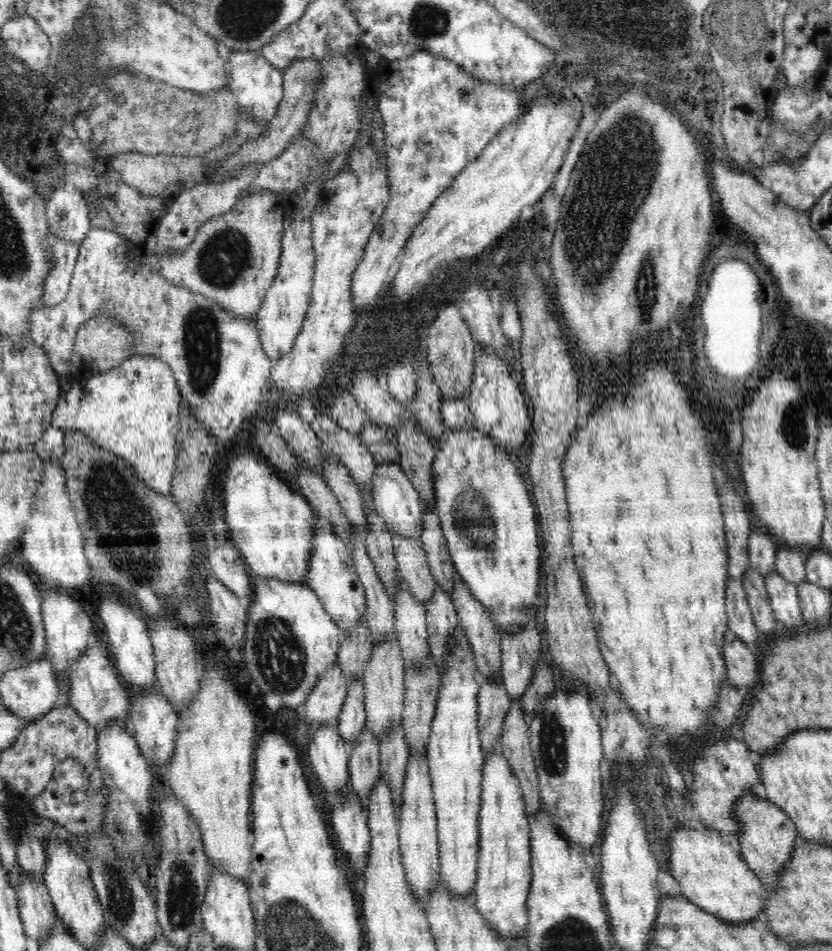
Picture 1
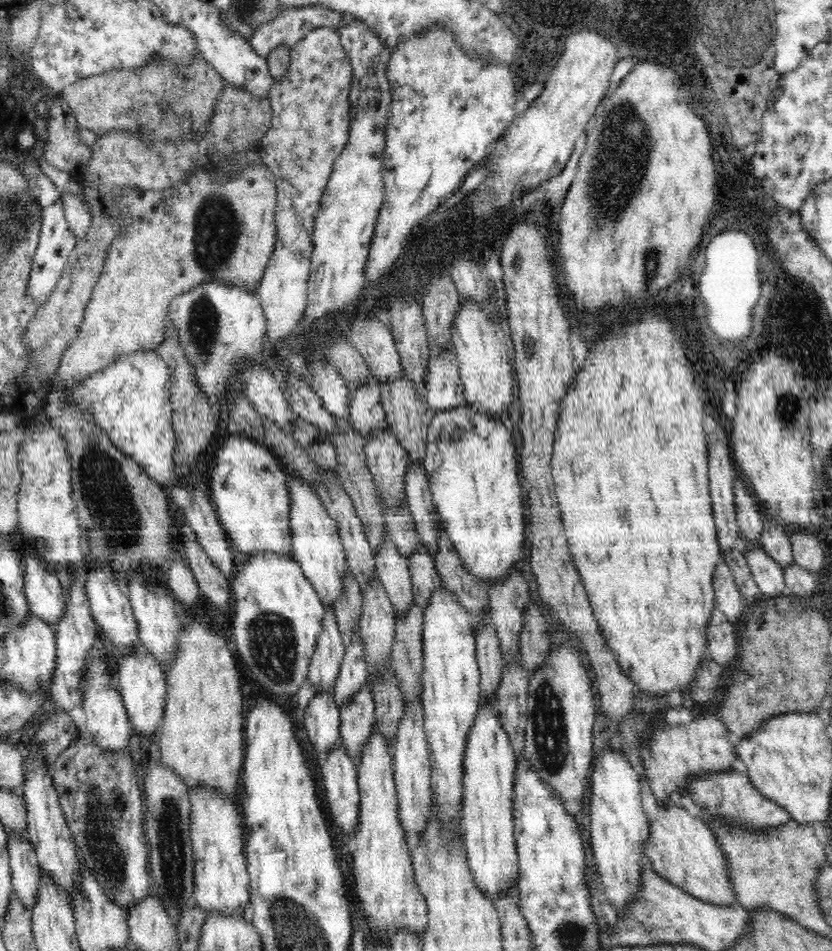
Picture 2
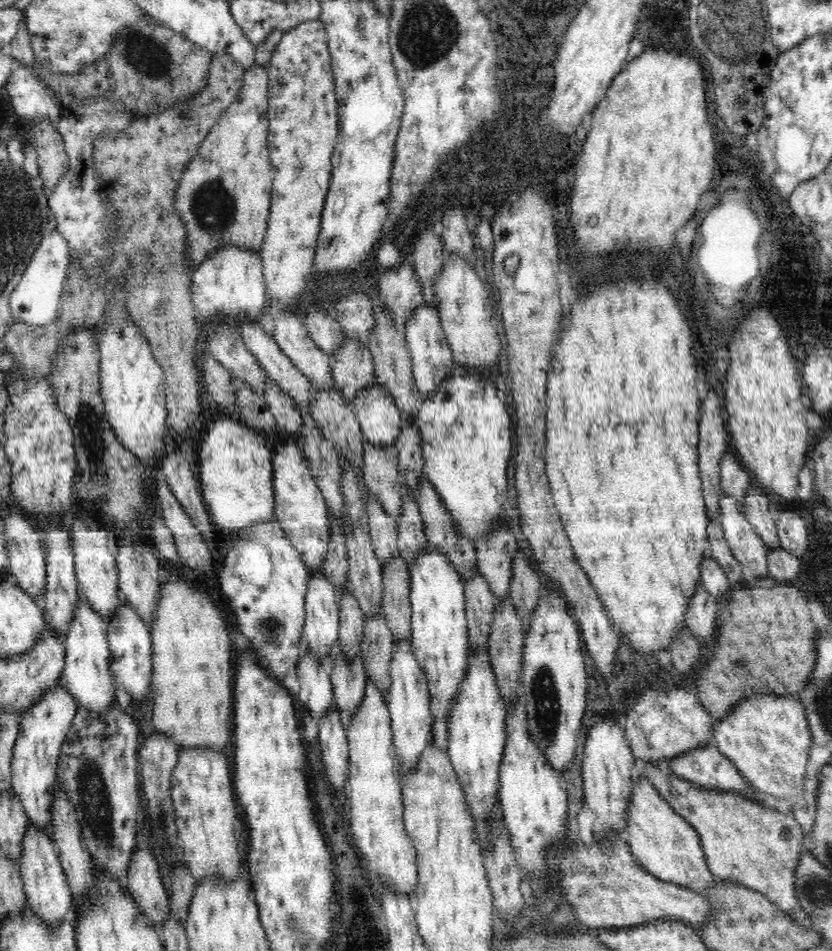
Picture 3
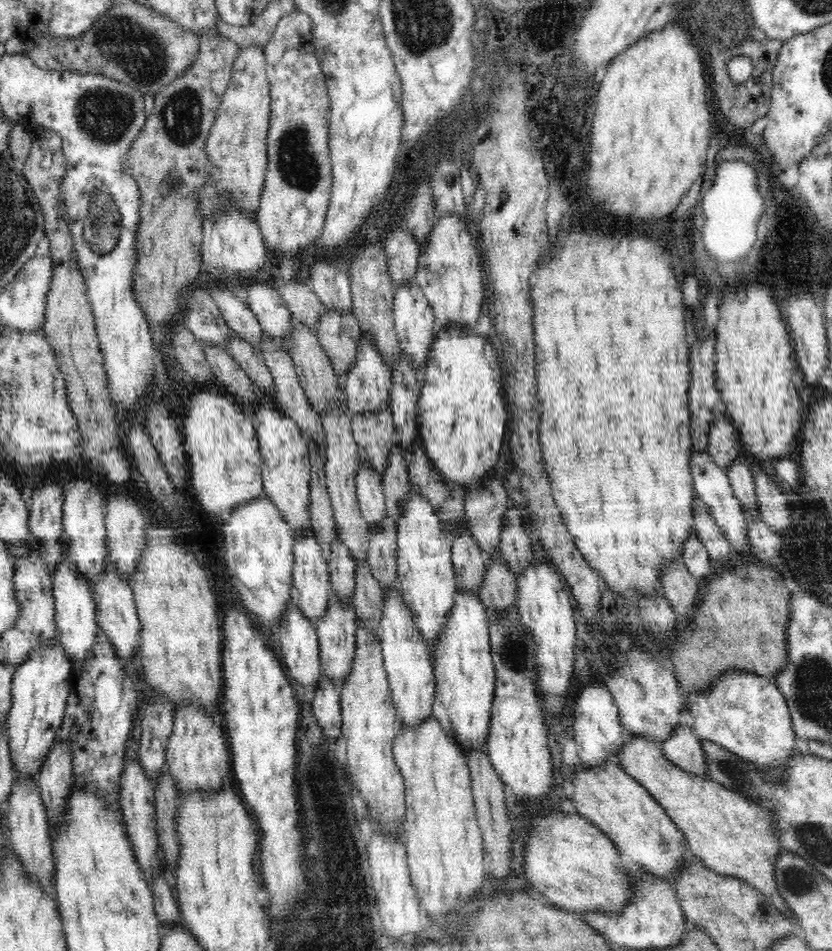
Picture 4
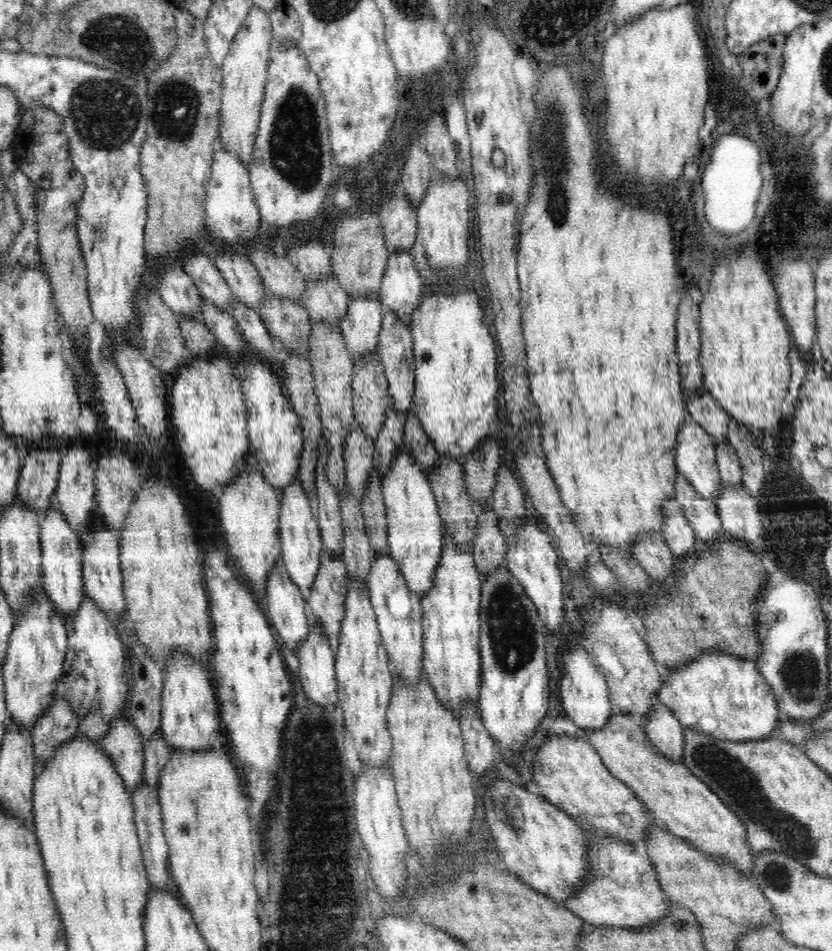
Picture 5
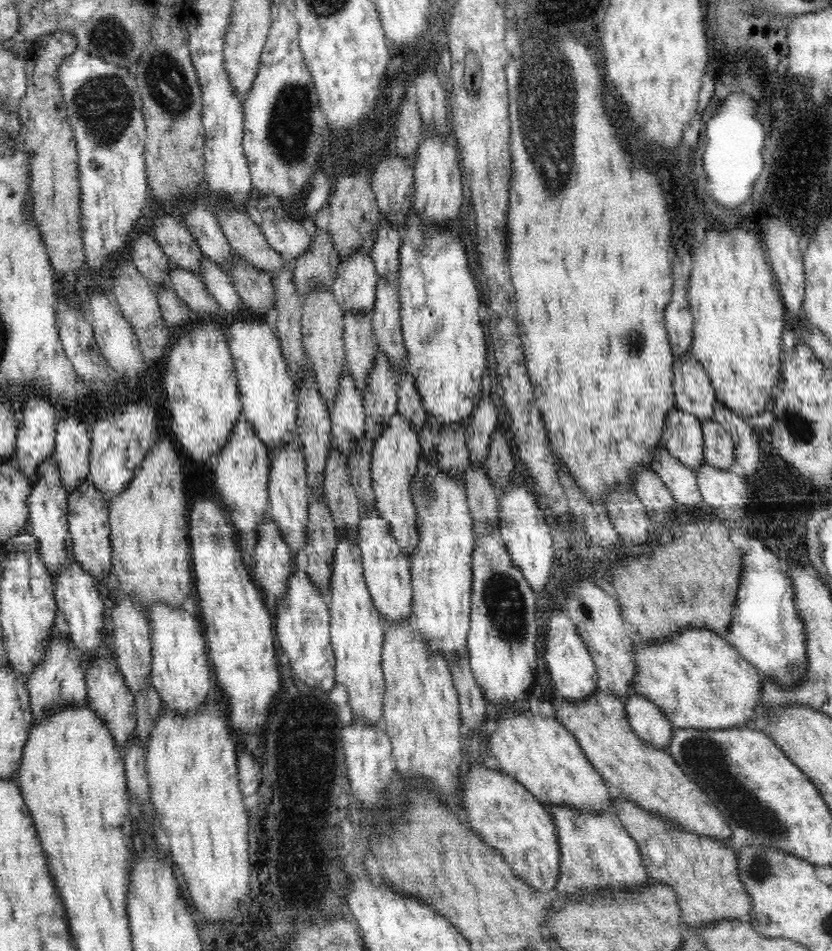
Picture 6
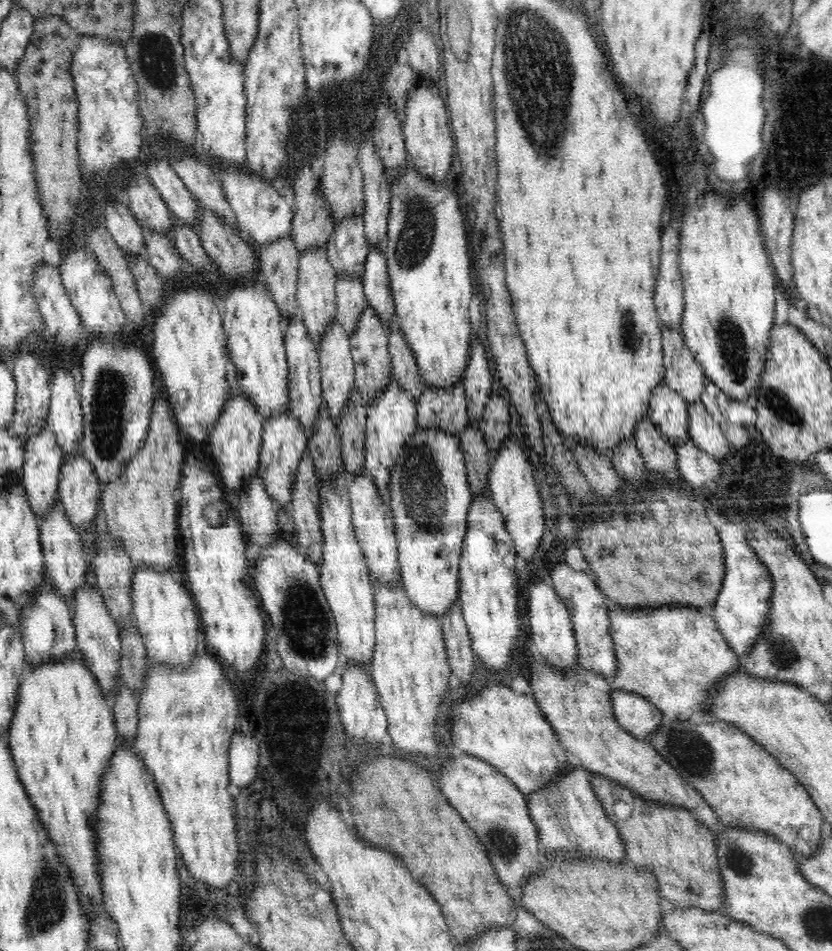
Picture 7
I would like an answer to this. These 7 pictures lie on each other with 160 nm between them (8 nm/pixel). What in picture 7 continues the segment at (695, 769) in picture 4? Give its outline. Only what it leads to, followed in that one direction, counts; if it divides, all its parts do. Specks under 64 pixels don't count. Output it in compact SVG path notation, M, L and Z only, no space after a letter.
M612 689L611 703L619 725L637 739L649 738L663 721L662 711L639 694Z

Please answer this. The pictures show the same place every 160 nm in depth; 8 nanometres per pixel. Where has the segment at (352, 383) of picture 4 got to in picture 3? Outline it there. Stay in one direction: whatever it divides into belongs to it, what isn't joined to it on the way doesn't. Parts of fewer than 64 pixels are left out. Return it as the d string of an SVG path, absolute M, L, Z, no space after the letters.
M377 380L354 398L350 408L360 424L364 440L380 446L396 444L403 427L400 411L393 397L382 389Z

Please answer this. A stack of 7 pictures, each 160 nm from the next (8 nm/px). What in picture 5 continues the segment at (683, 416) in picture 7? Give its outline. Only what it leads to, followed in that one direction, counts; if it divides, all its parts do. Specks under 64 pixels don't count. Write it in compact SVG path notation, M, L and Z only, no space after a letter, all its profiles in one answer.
M687 419L682 422L678 430L678 444L675 446L675 461L677 472L686 477L701 498L715 503L718 500L719 490L723 484L717 465L716 447L712 438L705 432L702 426Z

